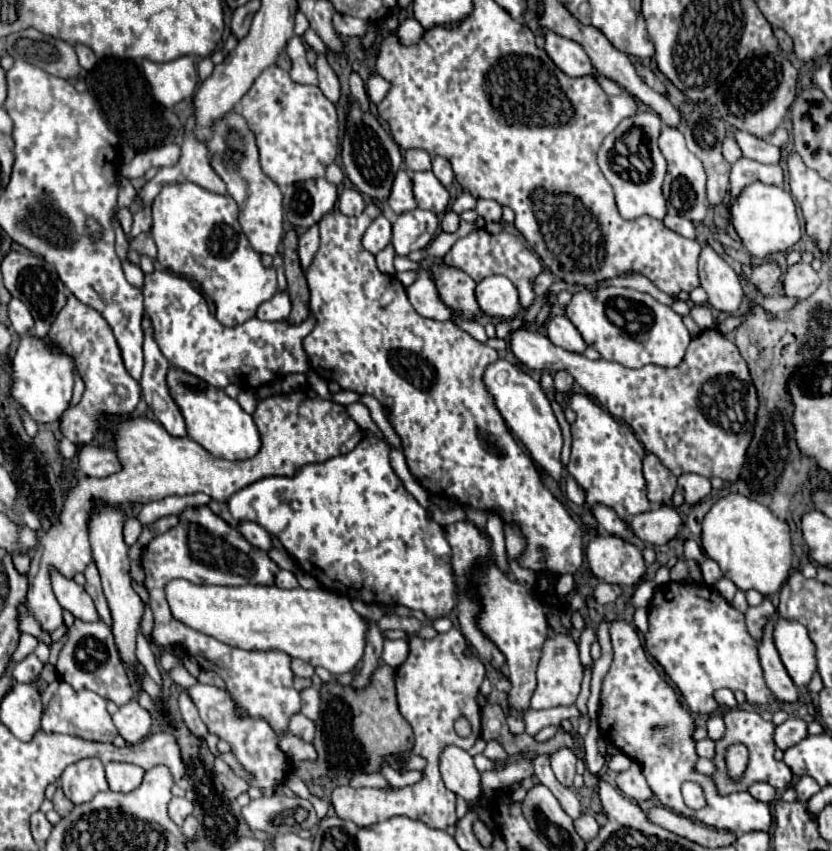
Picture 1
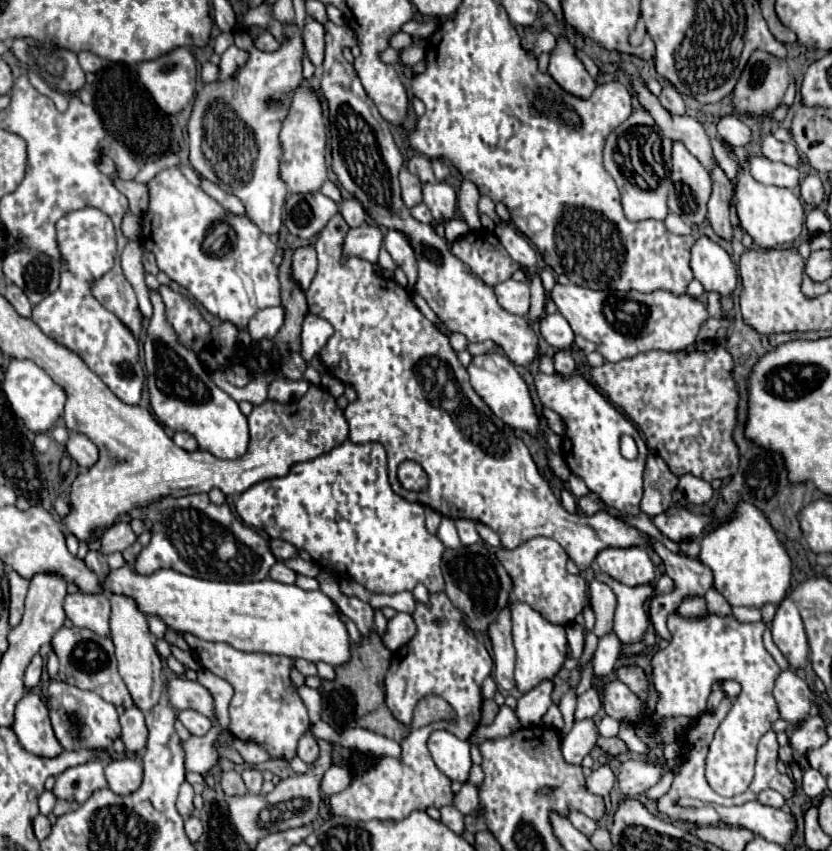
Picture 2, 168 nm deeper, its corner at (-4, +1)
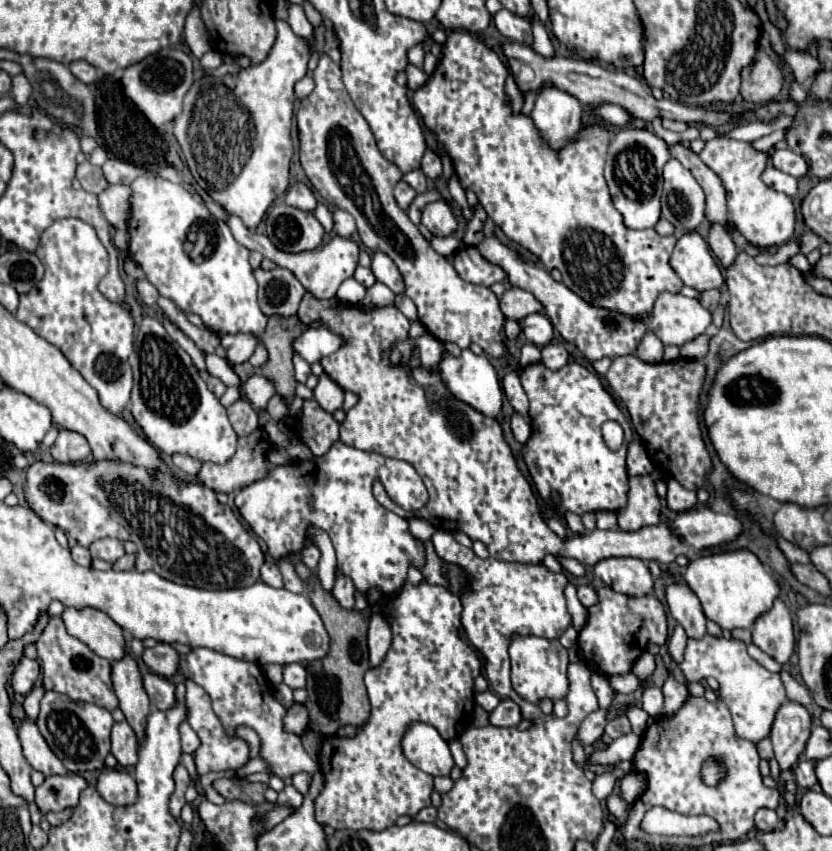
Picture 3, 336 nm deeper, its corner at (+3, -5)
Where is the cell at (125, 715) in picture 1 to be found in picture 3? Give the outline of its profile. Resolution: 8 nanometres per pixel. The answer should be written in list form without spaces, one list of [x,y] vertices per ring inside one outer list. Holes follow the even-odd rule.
[[[126,721],[112,727],[112,755],[122,767],[134,767],[138,761],[138,741]]]

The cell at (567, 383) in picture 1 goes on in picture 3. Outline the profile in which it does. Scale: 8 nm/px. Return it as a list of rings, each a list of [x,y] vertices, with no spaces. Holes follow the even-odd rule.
[[[548,343],[542,347],[542,363],[552,371],[562,369],[568,363],[568,351],[560,343]]]

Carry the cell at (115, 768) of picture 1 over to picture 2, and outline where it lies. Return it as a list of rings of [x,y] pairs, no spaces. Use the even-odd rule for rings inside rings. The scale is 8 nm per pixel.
[[[119,759],[111,761],[105,767],[105,777],[109,789],[117,795],[129,795],[139,789],[143,779],[143,765],[135,759]]]

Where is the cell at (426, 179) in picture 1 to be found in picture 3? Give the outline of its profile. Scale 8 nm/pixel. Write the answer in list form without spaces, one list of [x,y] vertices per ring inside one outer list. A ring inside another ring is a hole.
[[[434,201],[424,207],[422,225],[426,225],[434,237],[448,237],[458,229],[456,217],[444,201]]]

